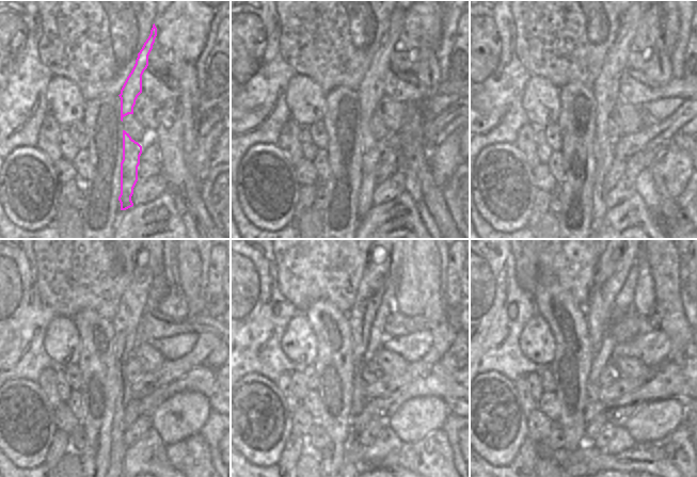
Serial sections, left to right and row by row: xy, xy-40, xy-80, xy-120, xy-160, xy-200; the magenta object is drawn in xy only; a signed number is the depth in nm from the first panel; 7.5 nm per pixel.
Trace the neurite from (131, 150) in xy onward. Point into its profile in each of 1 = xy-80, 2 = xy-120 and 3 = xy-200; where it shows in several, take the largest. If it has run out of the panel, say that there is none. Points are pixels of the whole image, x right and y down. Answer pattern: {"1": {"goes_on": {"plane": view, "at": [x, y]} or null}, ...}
{"1": {"goes_on": {"plane": "xy-80", "at": [606, 89]}}, "2": {"goes_on": {"plane": "xy-120", "at": [126, 322]}}, "3": {"goes_on": {"plane": "xy-200", "at": [616, 260]}}}

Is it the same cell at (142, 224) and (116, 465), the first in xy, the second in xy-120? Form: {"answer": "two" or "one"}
{"answer": "two"}

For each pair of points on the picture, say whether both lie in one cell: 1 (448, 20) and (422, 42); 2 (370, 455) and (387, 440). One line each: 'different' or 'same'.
1: different
2: same

